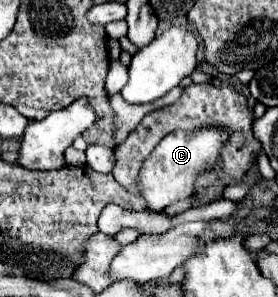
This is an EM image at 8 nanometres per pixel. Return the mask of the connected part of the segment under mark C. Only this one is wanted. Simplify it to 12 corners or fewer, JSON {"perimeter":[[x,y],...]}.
{"perimeter":[[220,128],[176,130],[144,162],[150,210],[190,198],[220,158]]}

